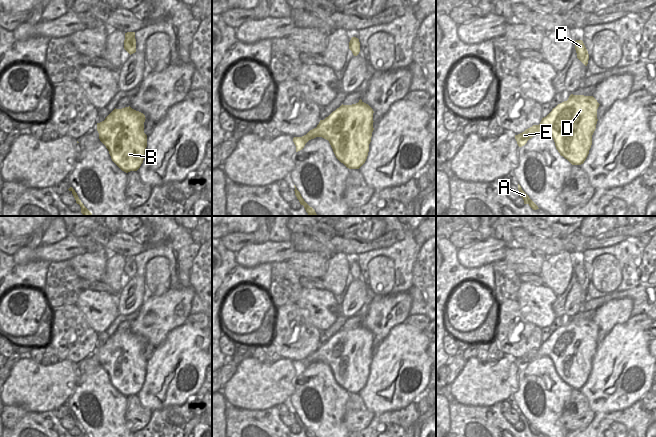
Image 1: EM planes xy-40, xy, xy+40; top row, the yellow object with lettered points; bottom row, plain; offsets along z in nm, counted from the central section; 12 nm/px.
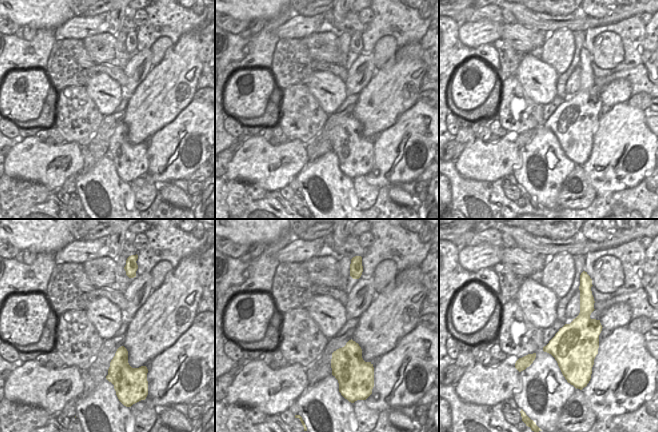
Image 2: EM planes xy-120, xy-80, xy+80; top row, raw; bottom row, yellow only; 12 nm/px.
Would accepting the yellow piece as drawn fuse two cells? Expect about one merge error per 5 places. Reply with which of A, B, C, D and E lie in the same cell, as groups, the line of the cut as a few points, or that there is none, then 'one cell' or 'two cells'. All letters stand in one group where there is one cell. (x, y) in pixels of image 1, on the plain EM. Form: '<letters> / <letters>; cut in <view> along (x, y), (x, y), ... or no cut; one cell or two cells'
A B C D E; no cut; one cell

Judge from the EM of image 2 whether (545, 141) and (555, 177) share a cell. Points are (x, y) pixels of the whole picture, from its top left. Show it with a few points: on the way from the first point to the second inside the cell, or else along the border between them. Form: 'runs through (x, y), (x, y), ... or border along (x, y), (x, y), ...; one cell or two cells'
runs through (555, 148), (561, 159), (558, 167); one cell

